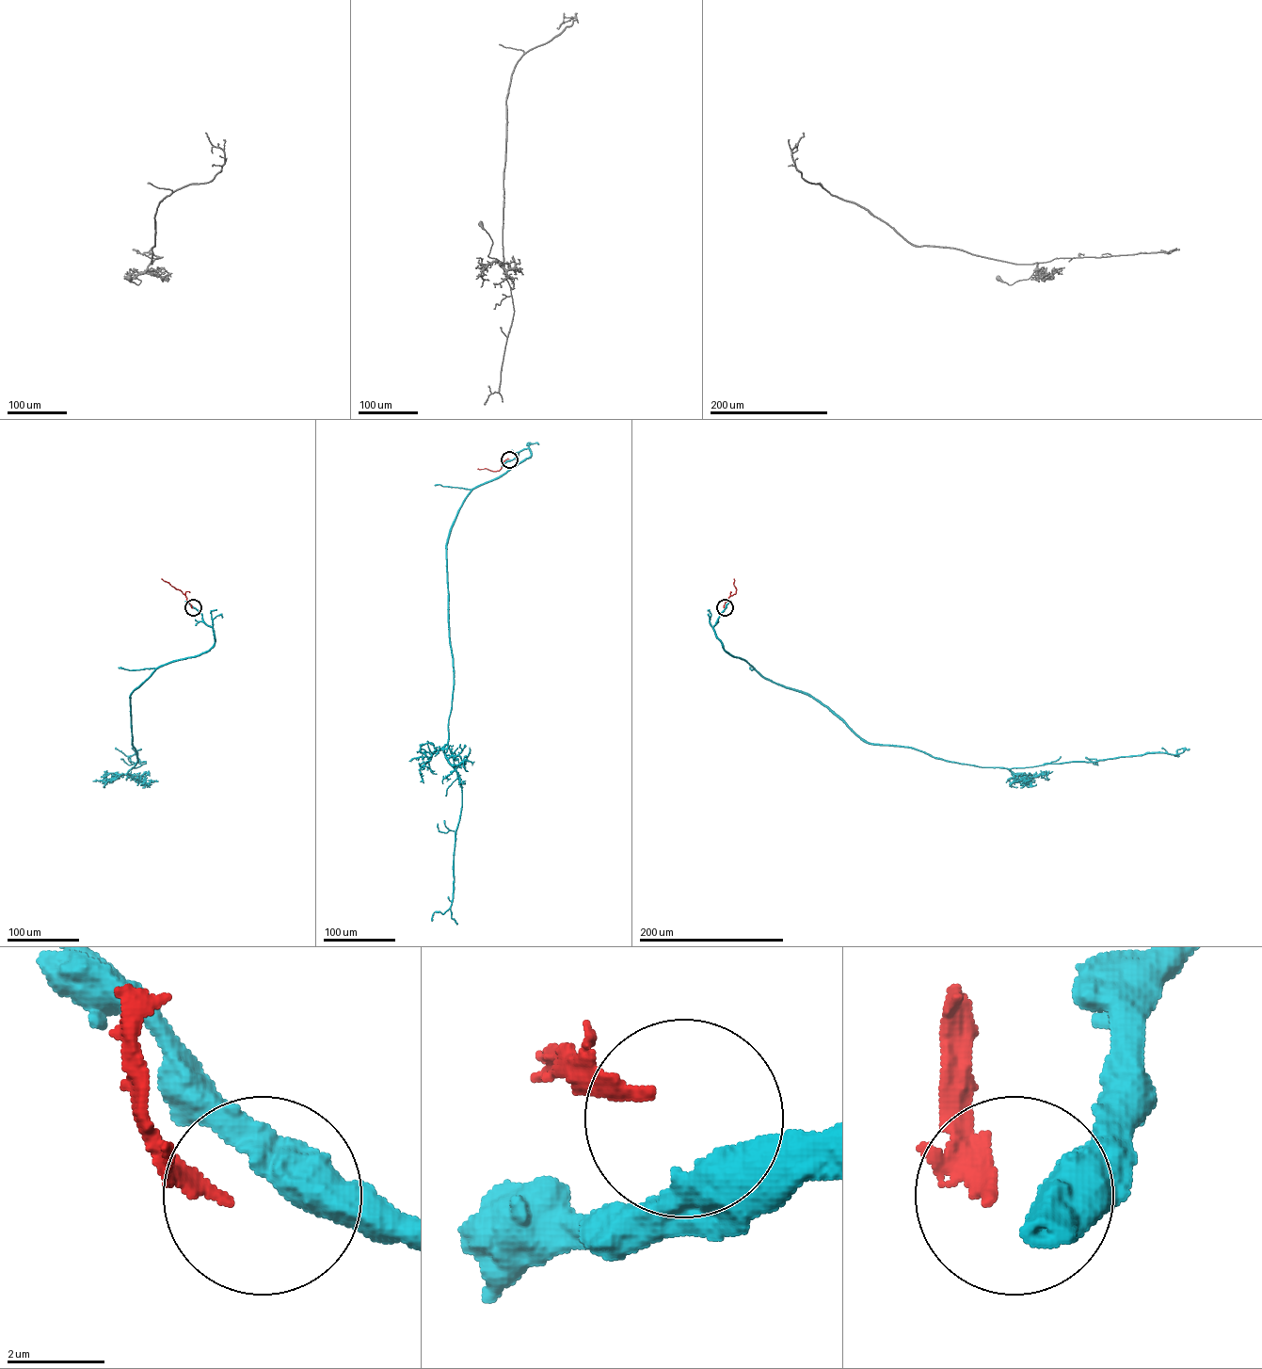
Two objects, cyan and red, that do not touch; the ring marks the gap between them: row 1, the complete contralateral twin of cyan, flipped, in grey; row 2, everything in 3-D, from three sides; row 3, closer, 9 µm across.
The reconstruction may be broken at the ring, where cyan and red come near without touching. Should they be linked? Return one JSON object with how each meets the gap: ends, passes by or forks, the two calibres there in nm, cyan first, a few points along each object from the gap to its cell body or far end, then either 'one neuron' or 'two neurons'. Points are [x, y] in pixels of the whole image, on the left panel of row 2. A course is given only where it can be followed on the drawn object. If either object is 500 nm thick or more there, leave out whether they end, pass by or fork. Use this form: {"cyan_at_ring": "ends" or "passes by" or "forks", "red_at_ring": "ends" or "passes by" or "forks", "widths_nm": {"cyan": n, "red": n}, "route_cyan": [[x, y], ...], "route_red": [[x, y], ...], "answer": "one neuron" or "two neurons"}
{"widths_nm": {"cyan": 700, "red": 240}, "route_cyan": [[193, 607], [213, 628], [214, 645], [161, 666], [131, 694], [137, 757], [132, 768], [146, 763], [115, 748]], "route_red": [[192, 607], [185, 595], [161, 579]], "answer": "two neurons"}

